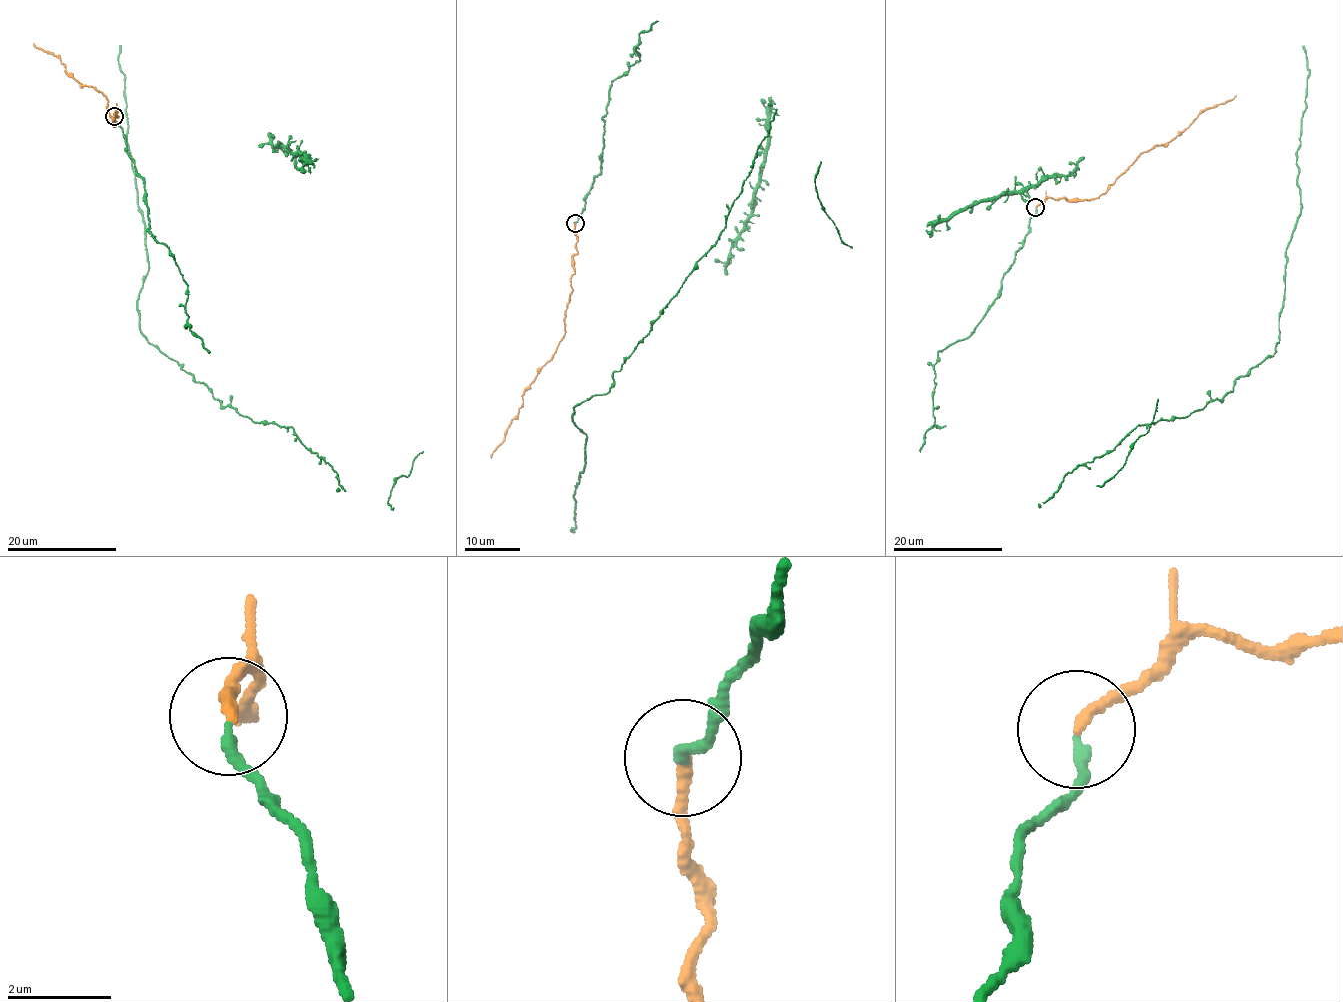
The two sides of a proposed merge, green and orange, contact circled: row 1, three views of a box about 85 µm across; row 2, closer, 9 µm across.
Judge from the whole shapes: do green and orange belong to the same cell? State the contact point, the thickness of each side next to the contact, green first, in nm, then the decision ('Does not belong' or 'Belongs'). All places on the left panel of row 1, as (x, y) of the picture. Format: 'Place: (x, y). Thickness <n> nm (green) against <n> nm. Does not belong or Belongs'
Place: (114, 116). Thickness 200 nm (green) against 200 nm. Belongs

